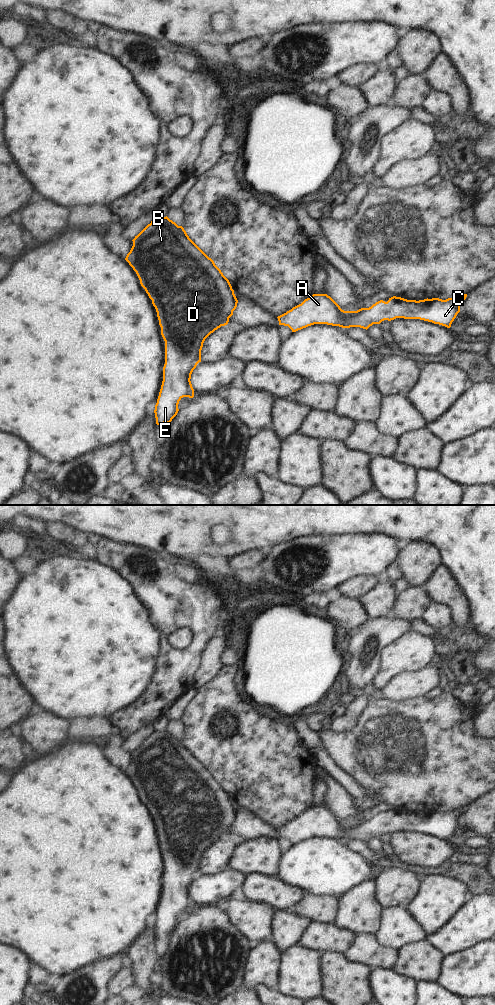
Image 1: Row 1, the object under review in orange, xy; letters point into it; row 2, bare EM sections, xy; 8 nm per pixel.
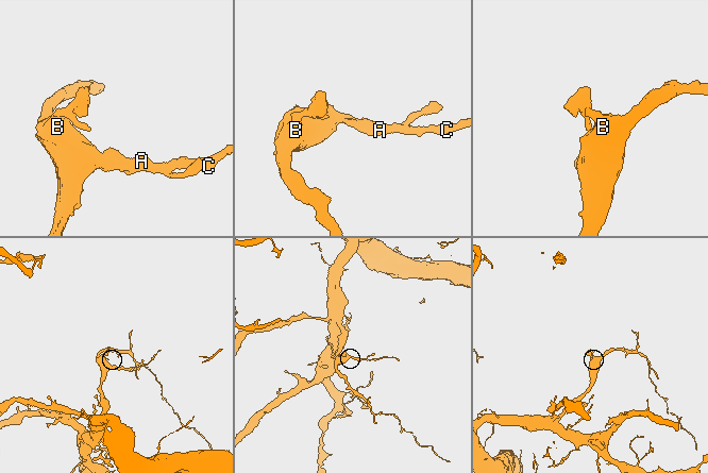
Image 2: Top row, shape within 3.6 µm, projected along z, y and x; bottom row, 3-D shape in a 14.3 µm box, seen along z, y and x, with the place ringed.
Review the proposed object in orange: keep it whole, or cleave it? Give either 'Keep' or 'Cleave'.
Keep.

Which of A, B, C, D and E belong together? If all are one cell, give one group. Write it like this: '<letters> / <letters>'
A B C D E

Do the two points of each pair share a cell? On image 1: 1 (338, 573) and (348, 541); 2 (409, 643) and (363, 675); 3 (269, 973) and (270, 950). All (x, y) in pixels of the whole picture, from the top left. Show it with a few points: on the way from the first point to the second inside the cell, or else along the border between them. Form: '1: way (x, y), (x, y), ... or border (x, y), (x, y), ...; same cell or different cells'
1: way (338, 565), (338, 561), (348, 549); same cell
2: border (393, 641), (383, 649), (381, 668), (373, 681); different cells
3: way (269, 967), (269, 956); same cell

